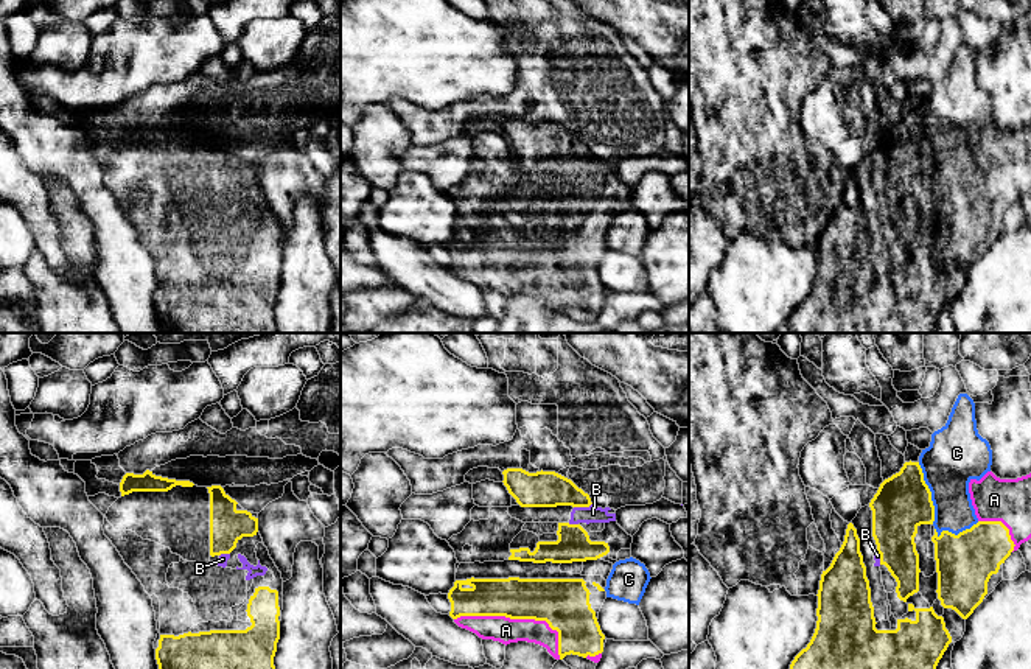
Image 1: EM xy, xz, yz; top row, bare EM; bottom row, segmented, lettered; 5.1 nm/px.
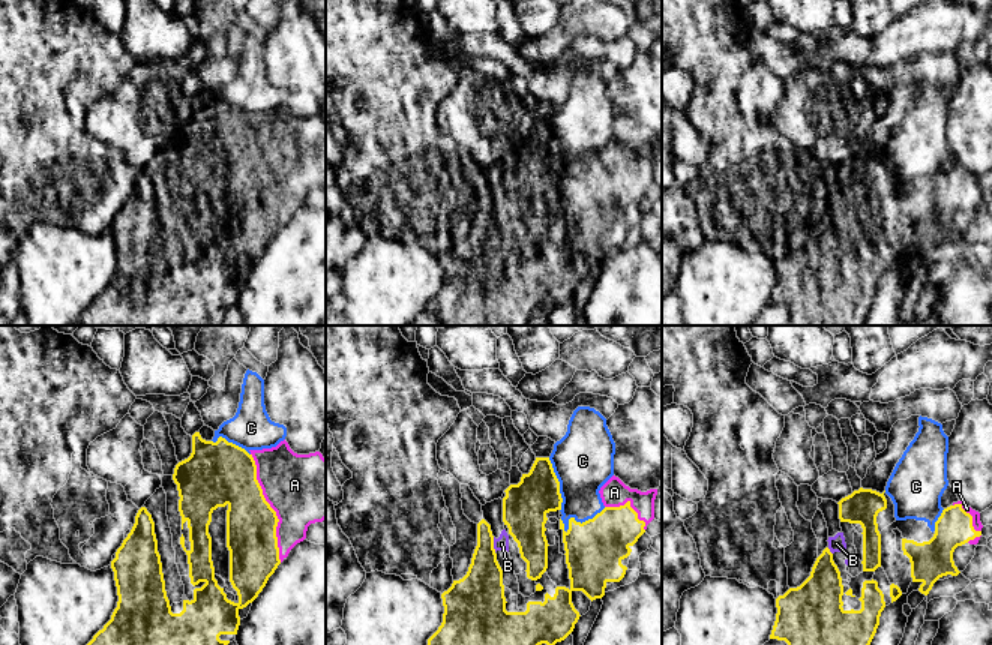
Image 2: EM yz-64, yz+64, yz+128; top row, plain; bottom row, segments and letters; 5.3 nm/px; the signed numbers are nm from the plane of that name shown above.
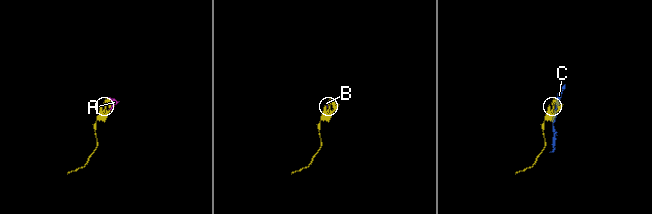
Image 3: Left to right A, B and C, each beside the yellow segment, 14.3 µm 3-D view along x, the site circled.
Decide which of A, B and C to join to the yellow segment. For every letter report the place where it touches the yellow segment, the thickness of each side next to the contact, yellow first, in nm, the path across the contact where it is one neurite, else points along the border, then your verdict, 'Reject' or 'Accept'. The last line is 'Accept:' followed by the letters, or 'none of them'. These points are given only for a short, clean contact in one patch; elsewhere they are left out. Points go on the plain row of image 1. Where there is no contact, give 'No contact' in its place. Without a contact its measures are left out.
A: Touches yellow at xz (520, 269). Thickness 260 nm (yellow) against 140 nm. Accept
B: Touches yellow at xz (582, 157). Thickness 190 nm (yellow) against 90 nm. Boundary: xz (591, 154), (574, 159). Reject
C: Touches yellow at yz (930, 145). Thickness 280 nm (yellow) against 300 nm. Reject
Accept: A

